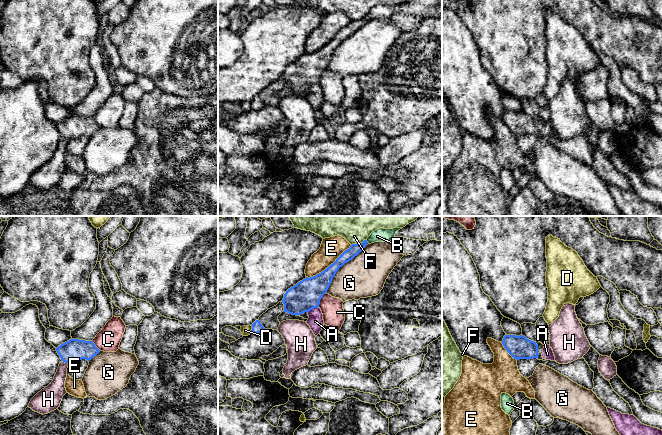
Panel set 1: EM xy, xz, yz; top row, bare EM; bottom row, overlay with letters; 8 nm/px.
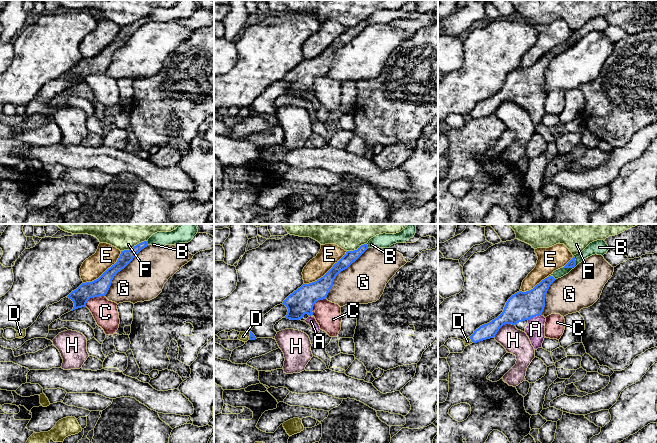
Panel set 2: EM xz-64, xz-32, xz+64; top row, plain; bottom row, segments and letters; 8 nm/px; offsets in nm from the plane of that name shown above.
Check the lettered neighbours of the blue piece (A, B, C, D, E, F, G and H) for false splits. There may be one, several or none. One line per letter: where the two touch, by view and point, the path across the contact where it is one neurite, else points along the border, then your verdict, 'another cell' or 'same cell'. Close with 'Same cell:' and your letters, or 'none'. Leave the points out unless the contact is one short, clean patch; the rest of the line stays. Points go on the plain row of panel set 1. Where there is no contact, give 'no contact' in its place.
A: contact xz (313, 84); way xz (304, 72), (313, 84), (315, 97); same cell
B: contact xz (366, 18); another cell
C: contact xz (320, 75); border xz (326, 68), (318, 82); another cell
D: contact xz (252, 105); another cell
E: contact xz (329, 42); another cell
F: contact xz (359, 19); another cell
G: contact xz (341, 42); another cell
H: contact xy (65, 138); border xy (62, 136), (68, 140); another cell
Same cell: A

